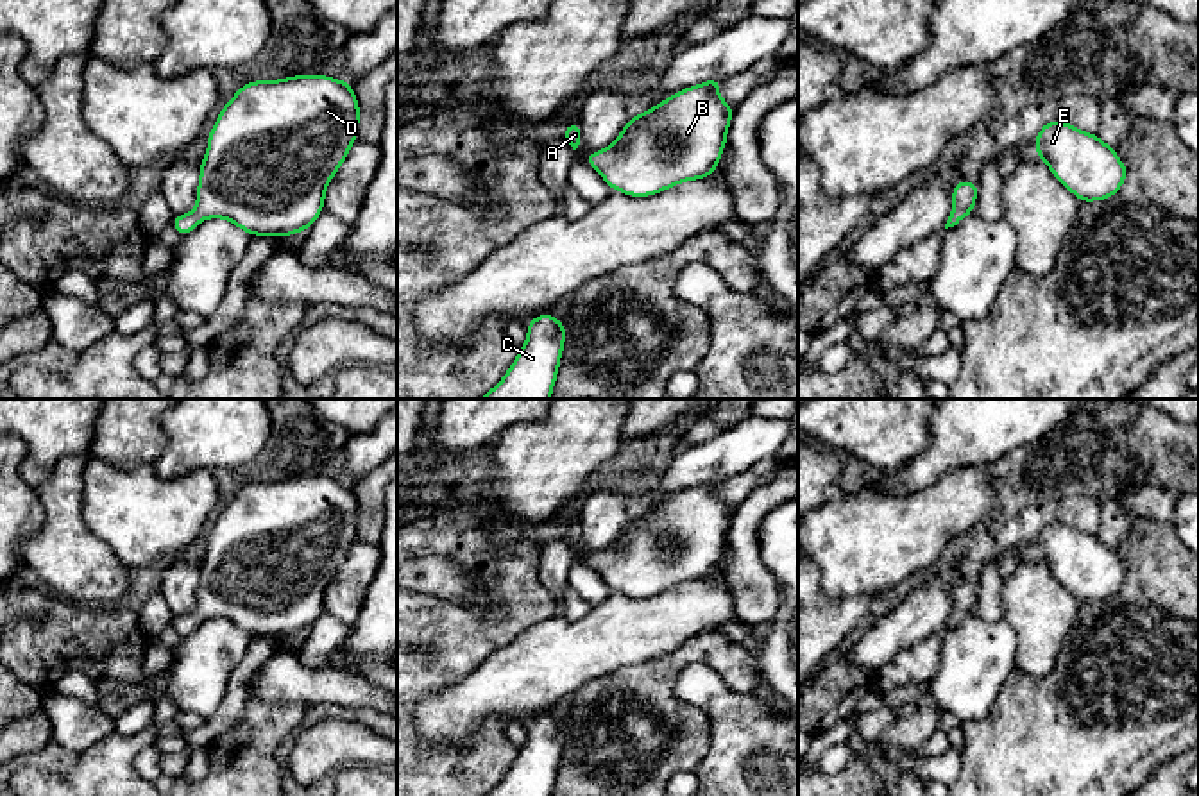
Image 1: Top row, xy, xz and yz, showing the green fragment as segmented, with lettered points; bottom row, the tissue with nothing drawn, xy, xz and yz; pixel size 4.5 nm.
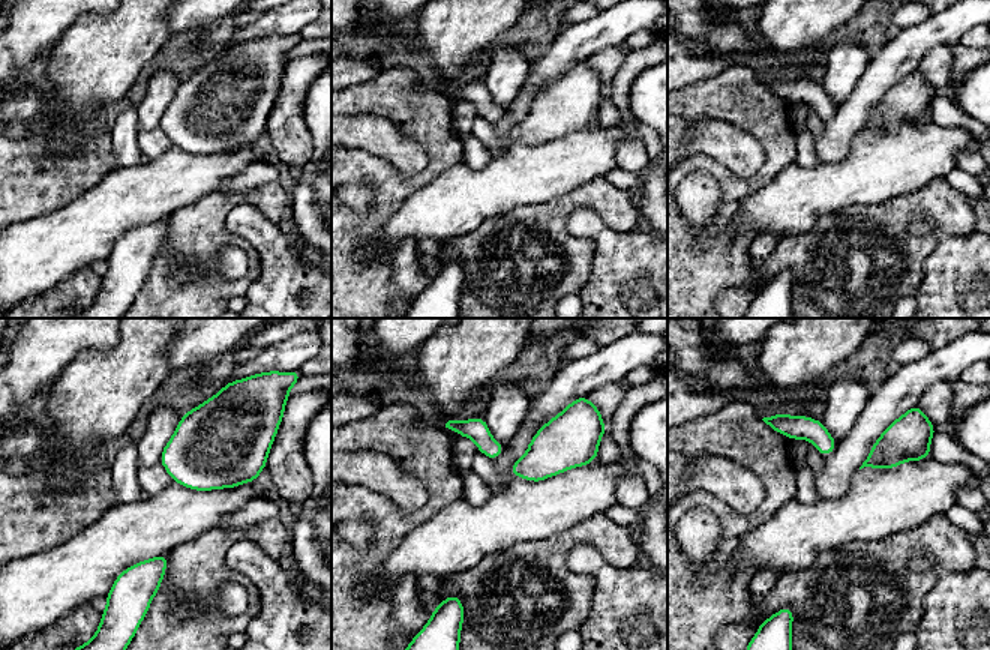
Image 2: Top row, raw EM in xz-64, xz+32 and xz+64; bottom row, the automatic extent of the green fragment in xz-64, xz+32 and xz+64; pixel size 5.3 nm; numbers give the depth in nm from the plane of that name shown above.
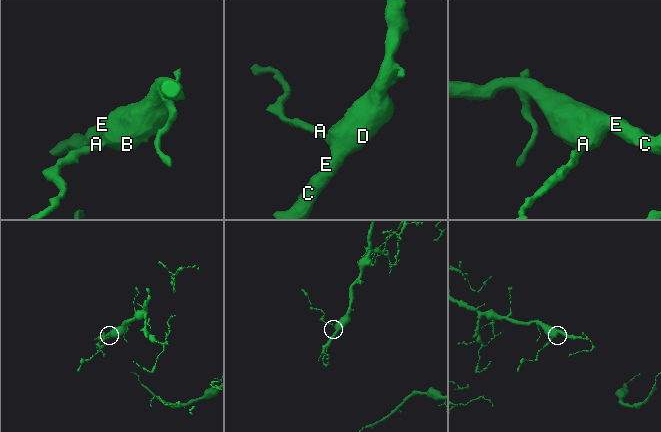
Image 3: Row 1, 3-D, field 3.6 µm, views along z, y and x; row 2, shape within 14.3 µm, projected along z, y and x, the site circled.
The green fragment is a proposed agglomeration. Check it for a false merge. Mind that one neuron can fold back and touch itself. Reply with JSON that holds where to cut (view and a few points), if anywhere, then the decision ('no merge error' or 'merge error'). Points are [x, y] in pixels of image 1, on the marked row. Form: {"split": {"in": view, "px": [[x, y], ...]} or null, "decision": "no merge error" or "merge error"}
{"split": null, "decision": "no merge error"}

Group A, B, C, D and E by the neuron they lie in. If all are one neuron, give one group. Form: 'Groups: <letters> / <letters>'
Groups: A B C D E

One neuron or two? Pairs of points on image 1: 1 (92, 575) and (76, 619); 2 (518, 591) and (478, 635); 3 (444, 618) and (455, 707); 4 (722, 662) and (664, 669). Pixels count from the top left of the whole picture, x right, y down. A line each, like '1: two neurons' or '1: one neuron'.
1: two neurons
2: one neuron
3: two neurons
4: one neuron

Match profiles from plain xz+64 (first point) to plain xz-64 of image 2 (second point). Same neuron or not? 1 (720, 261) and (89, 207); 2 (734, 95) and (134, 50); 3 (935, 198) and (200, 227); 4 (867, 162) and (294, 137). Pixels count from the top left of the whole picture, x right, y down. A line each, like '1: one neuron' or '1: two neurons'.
1: two neurons
2: two neurons
3: one neuron
4: two neurons

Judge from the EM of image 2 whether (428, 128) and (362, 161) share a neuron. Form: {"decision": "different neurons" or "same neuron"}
{"decision": "same neuron"}

